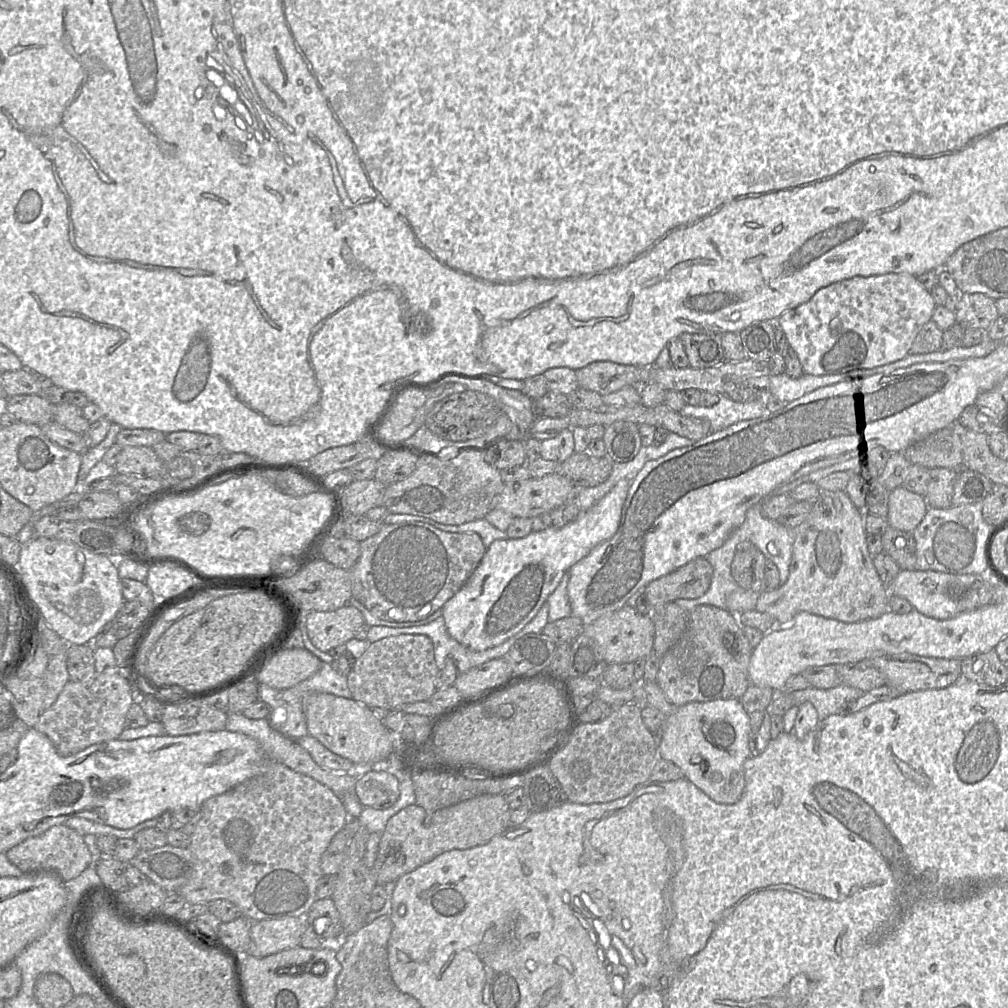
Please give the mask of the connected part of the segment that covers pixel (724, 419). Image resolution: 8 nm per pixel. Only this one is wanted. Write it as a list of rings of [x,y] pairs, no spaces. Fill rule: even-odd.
[[[719,395],[719,401],[712,407],[686,404],[679,413],[709,422],[712,433],[725,429],[743,420],[751,420],[766,412],[765,398],[756,398],[749,402],[736,402],[725,395]]]

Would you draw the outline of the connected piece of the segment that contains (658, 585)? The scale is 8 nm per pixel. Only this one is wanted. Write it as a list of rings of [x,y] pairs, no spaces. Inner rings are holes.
[[[701,557],[650,582],[642,593],[652,607],[678,599],[697,599],[708,591],[712,576],[712,565],[706,557]]]

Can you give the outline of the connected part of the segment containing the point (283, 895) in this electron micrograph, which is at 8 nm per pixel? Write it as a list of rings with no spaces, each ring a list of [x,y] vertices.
[[[266,758],[260,773],[220,795],[207,799],[203,802],[200,809],[202,811],[202,817],[196,825],[194,832],[191,834],[191,842],[188,847],[192,853],[192,873],[187,882],[176,891],[186,900],[187,904],[209,904],[214,900],[225,899],[239,908],[240,915],[244,915],[254,921],[285,917],[304,918],[311,905],[317,900],[317,885],[323,876],[320,866],[321,857],[332,838],[348,821],[348,814],[341,798],[329,787],[313,778],[298,773],[284,764],[267,760]]]

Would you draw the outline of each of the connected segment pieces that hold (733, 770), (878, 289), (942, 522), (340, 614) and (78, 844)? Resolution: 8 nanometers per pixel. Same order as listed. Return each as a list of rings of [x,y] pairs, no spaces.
[[[738,699],[690,702],[675,708],[662,726],[659,758],[680,768],[684,777],[719,804],[737,803],[744,792],[744,762],[750,757],[750,716]]]
[[[911,274],[854,276],[820,289],[808,302],[784,312],[779,317],[779,324],[805,374],[840,375],[871,370],[909,355],[916,335],[932,319],[936,306],[930,291]]]
[[[982,502],[952,505],[947,509],[930,507],[912,532],[917,552],[915,570],[933,570],[958,575],[989,574],[988,548],[998,524],[988,524],[983,518],[982,510]]]
[[[349,604],[333,611],[306,614],[307,634],[312,644],[323,652],[355,638],[364,624],[363,614]]]
[[[66,824],[55,825],[39,836],[28,838],[9,849],[5,854],[9,861],[23,873],[52,872],[63,881],[77,877],[89,865],[94,865],[93,855],[84,841],[84,836]]]

